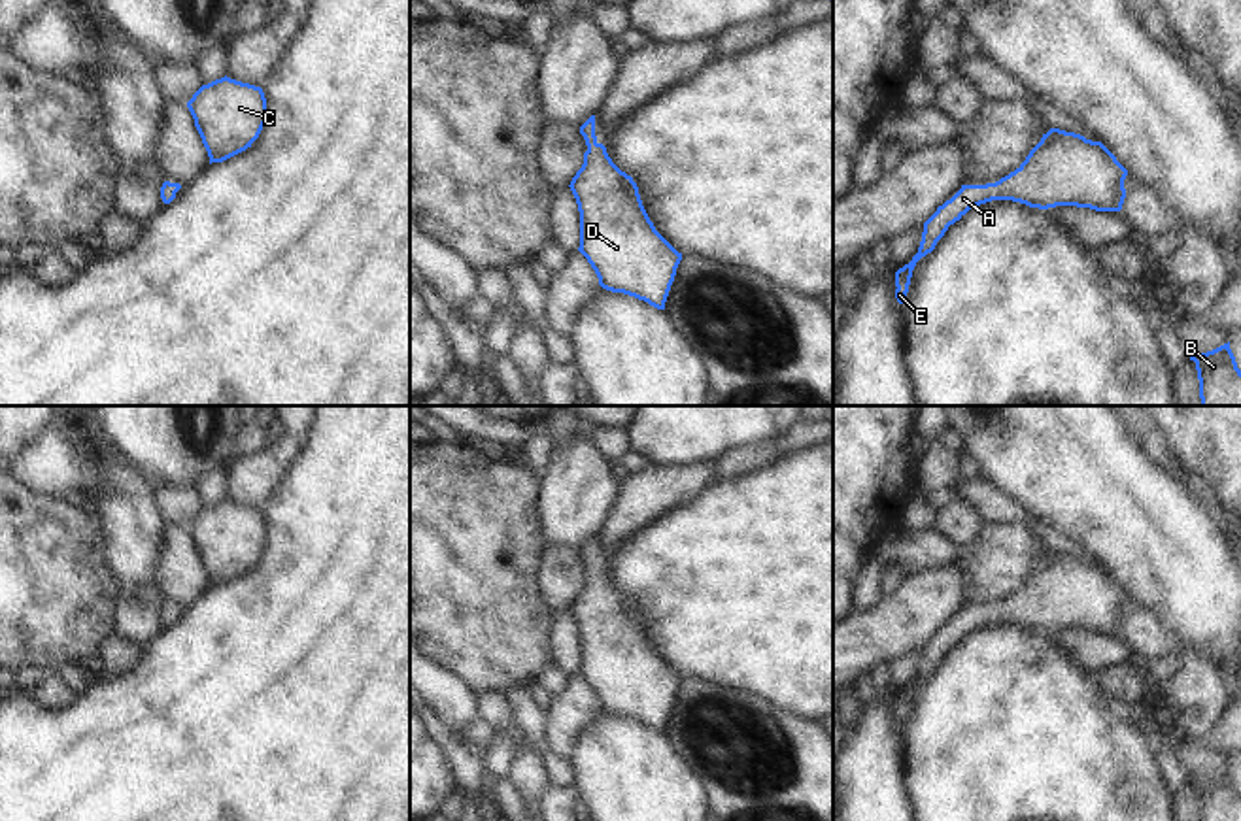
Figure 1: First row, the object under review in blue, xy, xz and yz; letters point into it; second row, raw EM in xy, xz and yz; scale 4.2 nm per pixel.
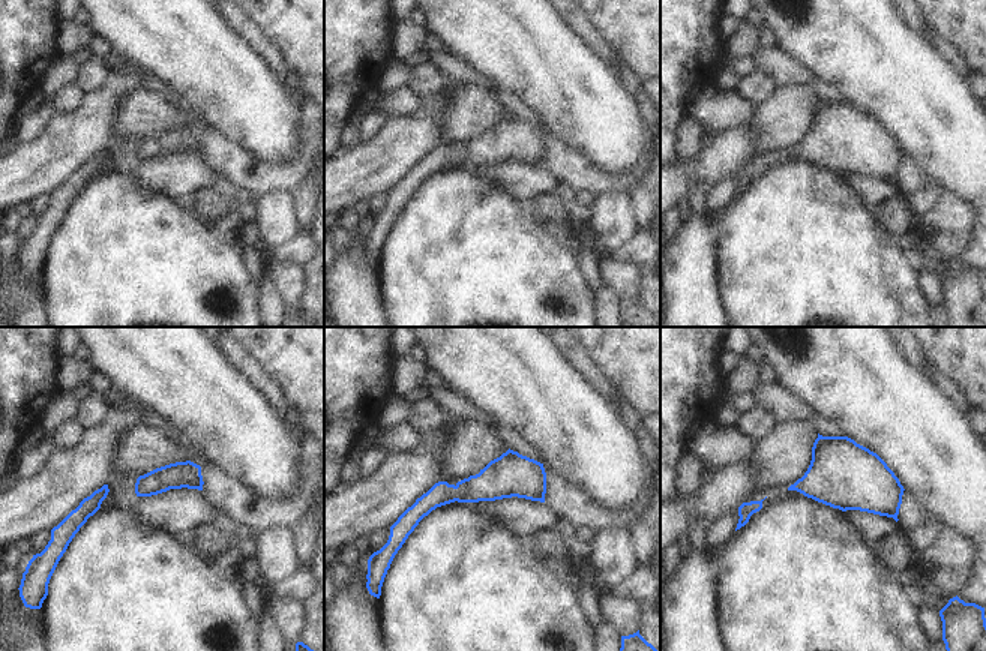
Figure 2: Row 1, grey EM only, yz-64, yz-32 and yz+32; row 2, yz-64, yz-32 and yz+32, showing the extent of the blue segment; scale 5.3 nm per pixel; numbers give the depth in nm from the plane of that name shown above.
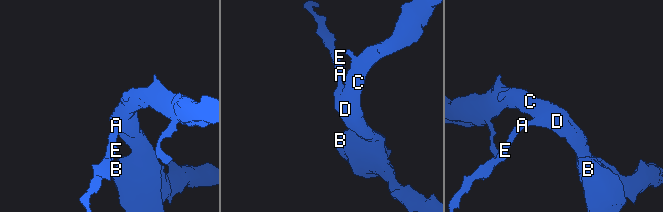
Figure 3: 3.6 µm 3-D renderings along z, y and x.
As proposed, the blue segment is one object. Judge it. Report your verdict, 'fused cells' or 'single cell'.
single cell

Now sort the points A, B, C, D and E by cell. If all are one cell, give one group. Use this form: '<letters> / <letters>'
A B C D E

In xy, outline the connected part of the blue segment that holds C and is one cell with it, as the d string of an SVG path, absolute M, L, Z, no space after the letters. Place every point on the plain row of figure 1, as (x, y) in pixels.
M227 498L202 508L187 530L208 574L210 587L223 585L251 570L266 545L263 511Z

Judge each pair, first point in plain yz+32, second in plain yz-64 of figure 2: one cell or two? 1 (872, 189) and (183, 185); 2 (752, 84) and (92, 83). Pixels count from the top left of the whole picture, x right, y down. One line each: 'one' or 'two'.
1: one
2: one

